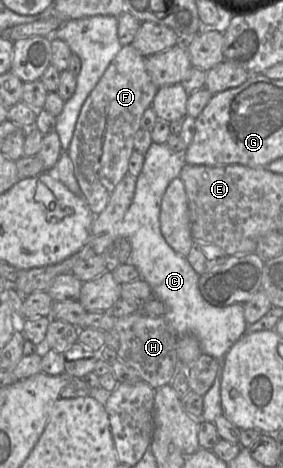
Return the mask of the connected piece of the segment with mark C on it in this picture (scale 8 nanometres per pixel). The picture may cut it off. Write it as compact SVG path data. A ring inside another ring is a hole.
M152 143L146 153L140 174L137 176L136 189L133 201L125 213L122 221L118 222L106 233L115 238L127 239L132 248L128 264L132 264L139 272L140 279L146 281L151 287L153 297L160 300L166 308L164 316L170 322L178 337L184 334L194 335L202 350L202 354L210 355L216 359L223 359L230 347L240 339L248 327L244 317L242 303L218 307L207 302L199 289L200 276L188 262L187 258L176 253L164 239L160 227L160 209L162 197L169 183L179 174L186 164L184 154L172 151L165 143Z

